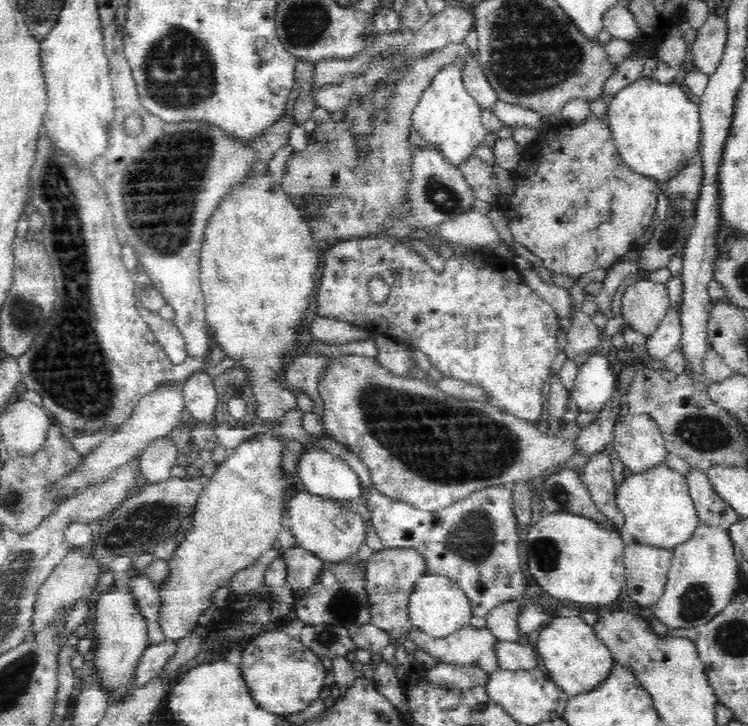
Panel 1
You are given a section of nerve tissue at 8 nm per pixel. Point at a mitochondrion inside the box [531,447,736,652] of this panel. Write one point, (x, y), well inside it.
(694, 603)

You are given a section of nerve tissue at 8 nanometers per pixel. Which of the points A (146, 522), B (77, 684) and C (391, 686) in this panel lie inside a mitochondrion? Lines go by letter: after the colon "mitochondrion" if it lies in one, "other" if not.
A: mitochondrion
B: other
C: other

